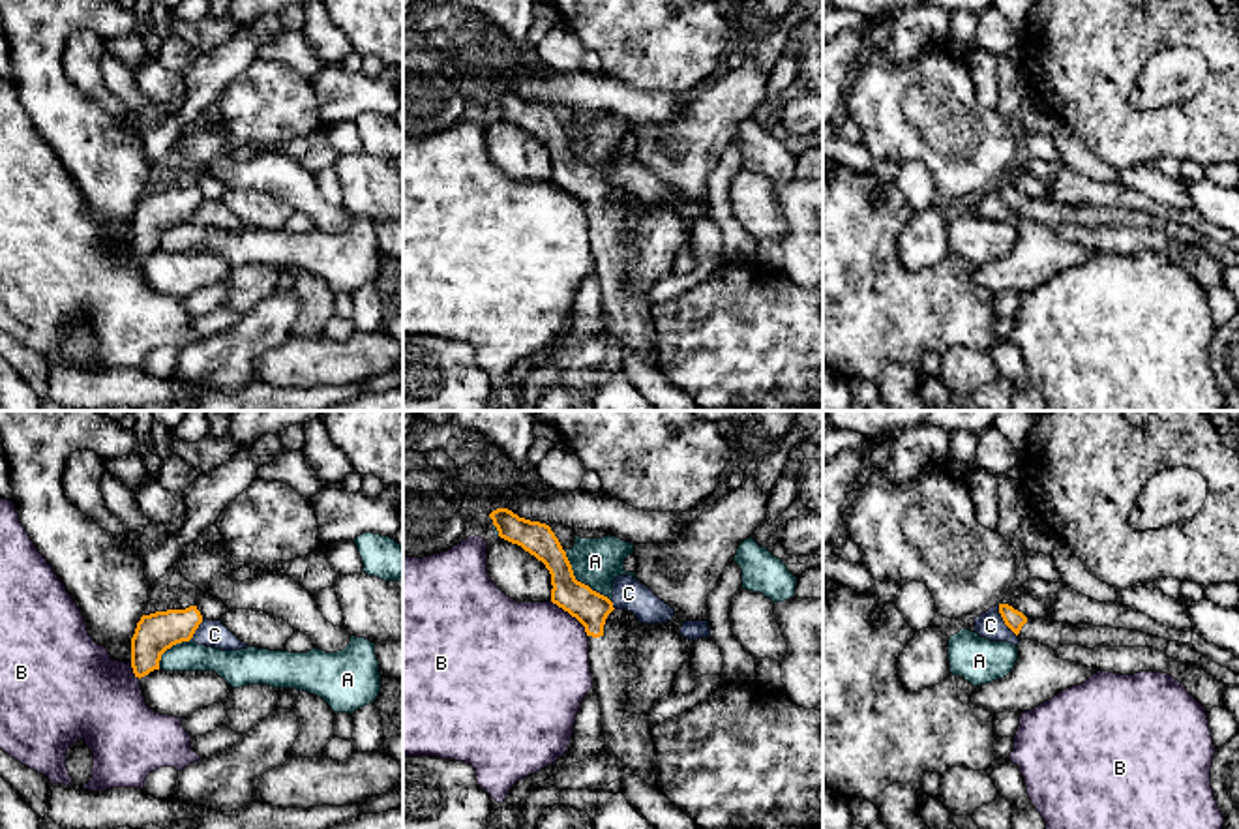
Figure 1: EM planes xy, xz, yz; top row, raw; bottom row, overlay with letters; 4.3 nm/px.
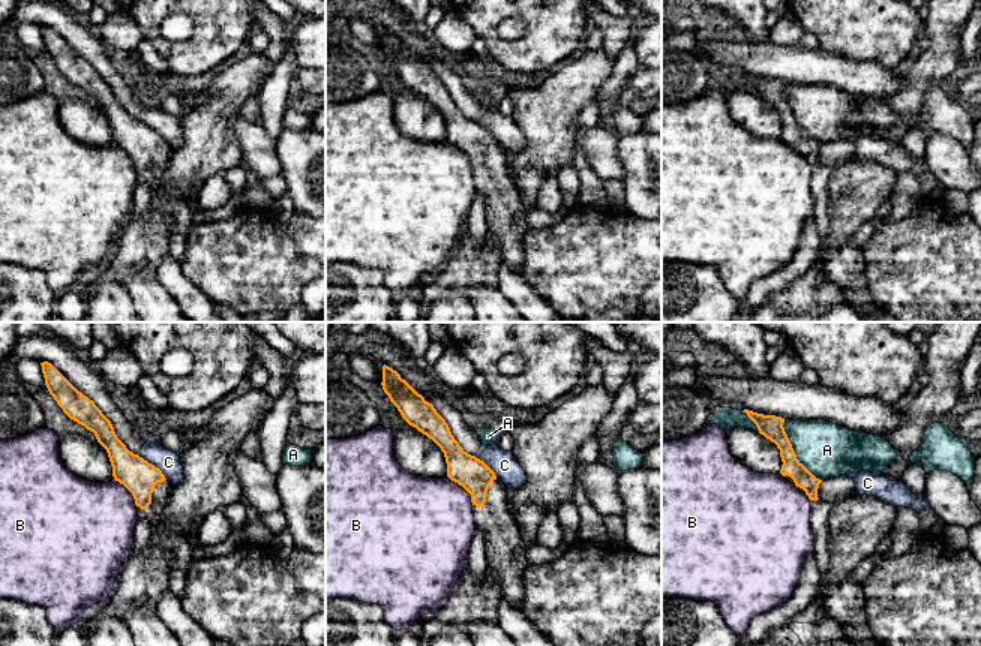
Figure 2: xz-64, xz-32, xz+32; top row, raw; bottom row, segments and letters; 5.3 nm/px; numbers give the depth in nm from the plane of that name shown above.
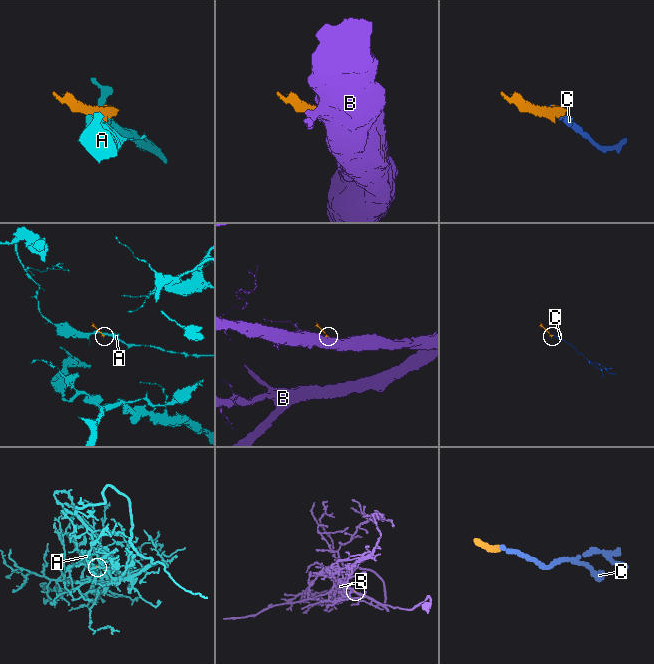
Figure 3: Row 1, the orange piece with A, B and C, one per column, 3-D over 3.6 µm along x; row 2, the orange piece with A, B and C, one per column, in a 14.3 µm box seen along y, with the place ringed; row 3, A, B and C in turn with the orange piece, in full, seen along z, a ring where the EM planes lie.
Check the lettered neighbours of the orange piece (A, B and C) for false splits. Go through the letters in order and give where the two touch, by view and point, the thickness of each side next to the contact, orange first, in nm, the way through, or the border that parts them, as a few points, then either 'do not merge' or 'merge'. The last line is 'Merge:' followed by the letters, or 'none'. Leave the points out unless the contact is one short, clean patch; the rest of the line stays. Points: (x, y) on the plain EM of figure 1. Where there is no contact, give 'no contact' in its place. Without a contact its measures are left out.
A: contact xz (580, 162); calibres 150 and 200 nm; do not merge
B: contact xz (572, 195); calibres 150 and 480 nm; border xz (552, 180), (567, 190), (583, 207), (587, 216); do not merge
C: contact yz (1003, 199); calibres 90 and 120 nm; border yz (998, 186), (1003, 203), (1016, 216); do not merge
Merge: none

